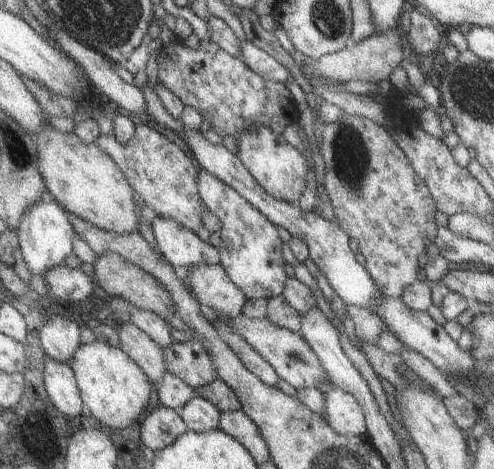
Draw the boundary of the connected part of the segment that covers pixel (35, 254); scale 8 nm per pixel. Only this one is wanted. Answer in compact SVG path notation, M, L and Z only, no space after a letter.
M40 200L38 204L30 206L28 212L22 214L22 220L16 230L19 248L23 260L31 272L35 275L43 275L46 270L52 270L54 266L62 266L66 258L74 250L74 228L70 224L70 218L66 210L60 207L55 201Z

